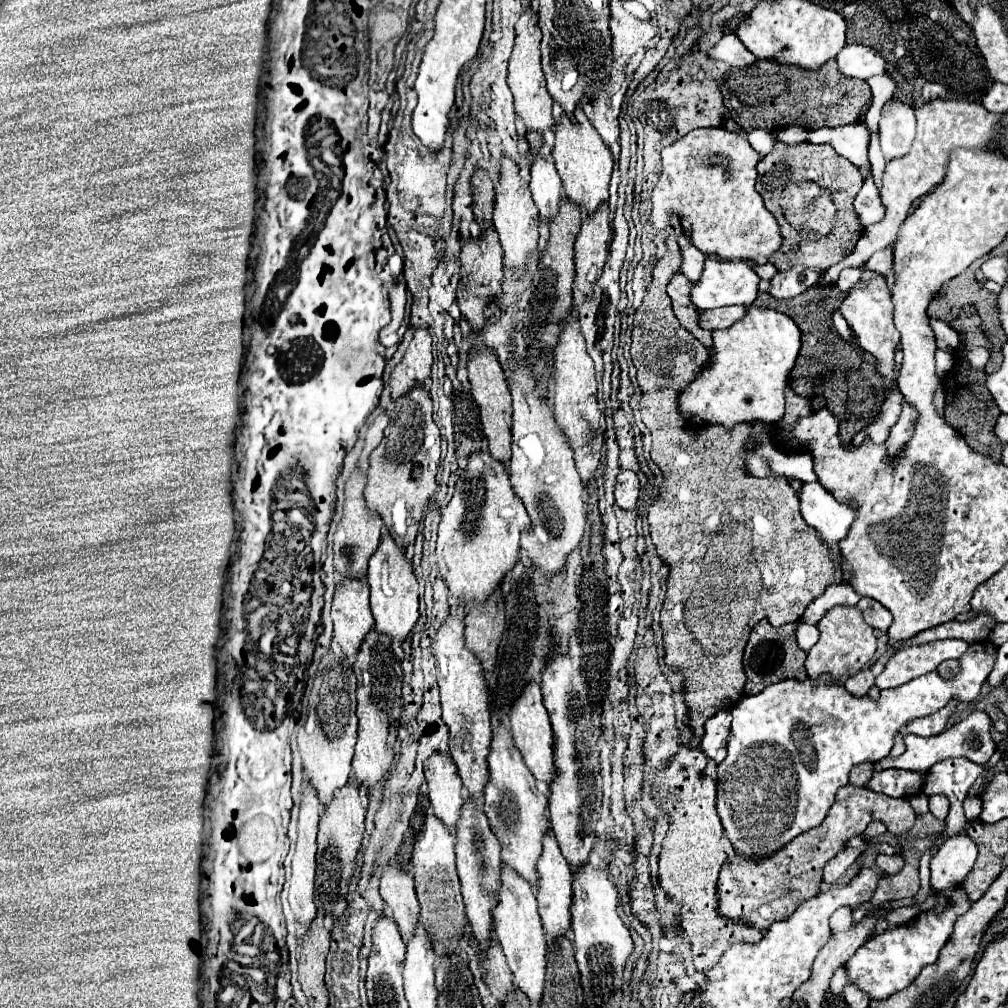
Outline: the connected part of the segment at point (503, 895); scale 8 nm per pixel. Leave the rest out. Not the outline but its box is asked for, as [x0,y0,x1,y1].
[493,866,547,1006]

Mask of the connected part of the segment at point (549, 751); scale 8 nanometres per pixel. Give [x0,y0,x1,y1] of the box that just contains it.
[509,682,557,786]

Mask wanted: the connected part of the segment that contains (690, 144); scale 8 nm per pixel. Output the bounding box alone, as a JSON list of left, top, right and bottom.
[651,128,783,264]

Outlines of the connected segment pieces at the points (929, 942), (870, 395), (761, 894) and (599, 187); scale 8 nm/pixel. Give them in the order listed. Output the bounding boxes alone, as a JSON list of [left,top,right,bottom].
[[845,886,971,1000],[777,286,889,446],[717,786,915,932],[553,108,613,216]]

